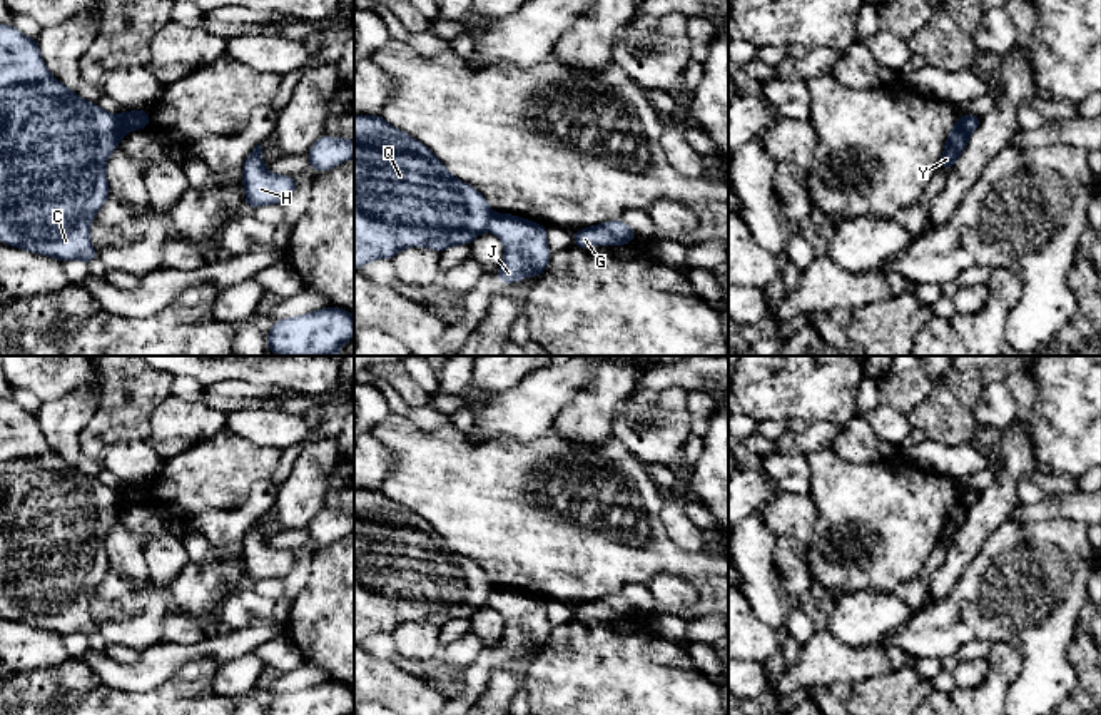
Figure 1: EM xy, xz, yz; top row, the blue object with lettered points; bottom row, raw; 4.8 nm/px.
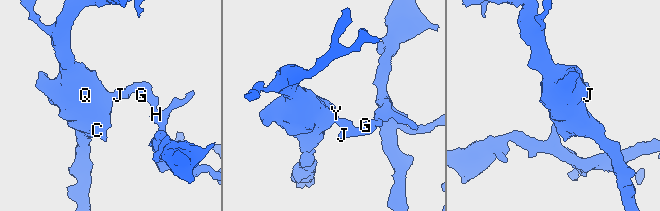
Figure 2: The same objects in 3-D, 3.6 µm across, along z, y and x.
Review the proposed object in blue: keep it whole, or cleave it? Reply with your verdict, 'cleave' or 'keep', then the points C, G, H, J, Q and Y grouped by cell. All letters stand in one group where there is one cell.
cleave; groups C Q Y / G H J

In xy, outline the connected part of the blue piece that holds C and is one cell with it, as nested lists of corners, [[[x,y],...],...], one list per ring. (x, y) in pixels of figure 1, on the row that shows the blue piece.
[[[0,23],[0,242],[12,247],[20,247],[28,252],[45,254],[57,257],[62,262],[84,261],[92,262],[97,252],[90,241],[90,222],[97,216],[99,209],[110,195],[107,182],[105,164],[112,152],[119,147],[122,134],[117,125],[117,115],[112,115],[100,109],[97,104],[90,104],[80,99],[75,90],[60,84],[47,68],[42,60],[42,53],[37,38],[25,37],[13,25]]]

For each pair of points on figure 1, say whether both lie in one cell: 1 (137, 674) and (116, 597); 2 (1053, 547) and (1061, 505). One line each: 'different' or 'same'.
1: different
2: different

